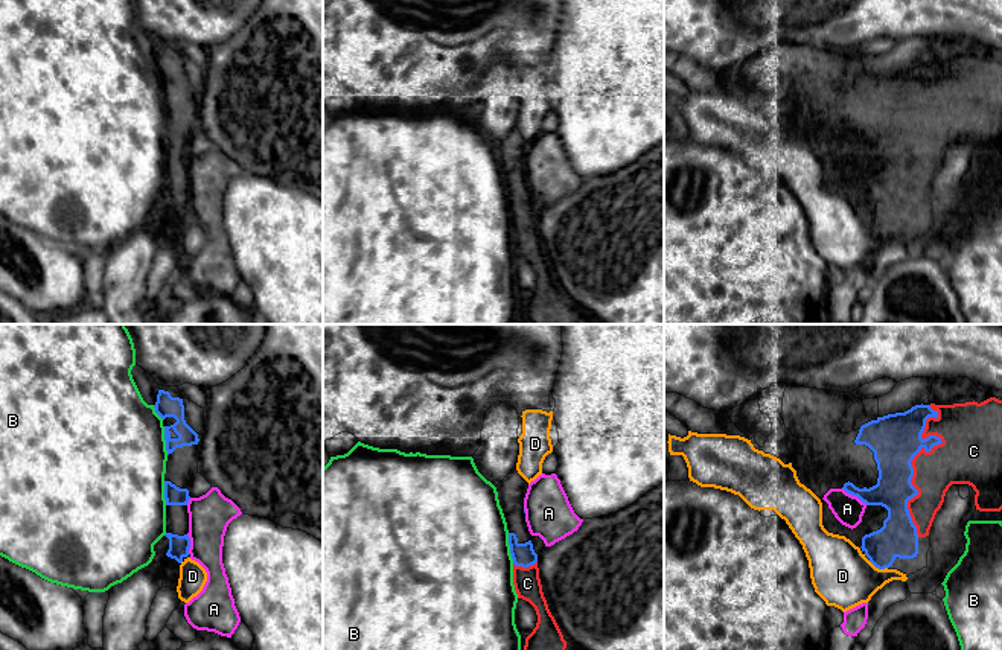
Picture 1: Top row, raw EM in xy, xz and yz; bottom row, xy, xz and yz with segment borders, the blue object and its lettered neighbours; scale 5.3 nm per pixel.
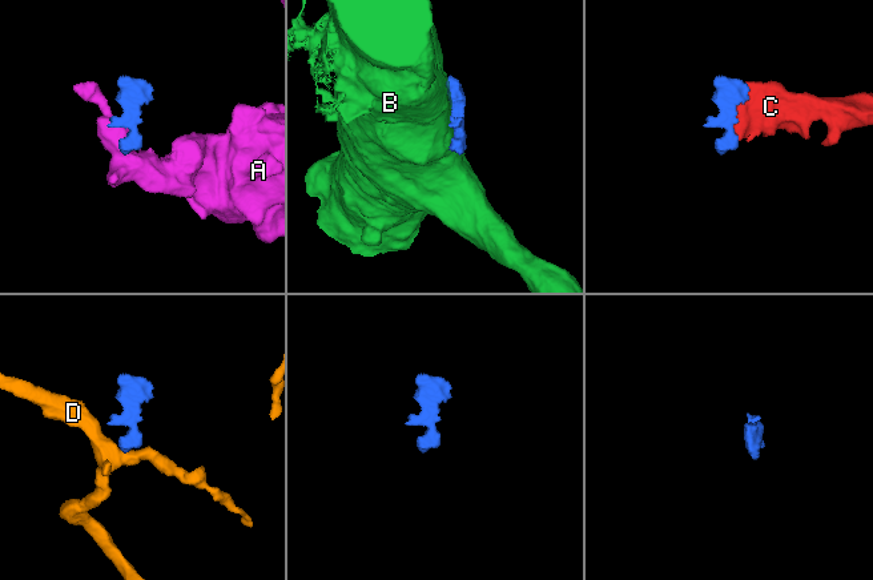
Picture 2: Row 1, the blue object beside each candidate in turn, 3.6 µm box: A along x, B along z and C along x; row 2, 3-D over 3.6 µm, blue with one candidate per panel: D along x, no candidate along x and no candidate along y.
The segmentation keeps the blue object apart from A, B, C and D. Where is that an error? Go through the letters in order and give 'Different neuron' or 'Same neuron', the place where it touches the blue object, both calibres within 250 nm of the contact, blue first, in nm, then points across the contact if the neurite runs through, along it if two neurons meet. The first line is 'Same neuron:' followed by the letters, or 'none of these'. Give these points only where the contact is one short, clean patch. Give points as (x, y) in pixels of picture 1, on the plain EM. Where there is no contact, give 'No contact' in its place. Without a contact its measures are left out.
Same neuron: C
A: Different neuron. Touches blue at yz (855, 154). Thickness 190 nm (blue) against 160 nm. Boundary: yz (842, 146), (867, 163)
B: Different neuron. Touches blue at xz (510, 207). Thickness 120 nm (blue) against 480 nm
C: Same neuron. Touches blue at yz (917, 111). Thickness 280 nm (blue) against 280 nm
D: Different neuron. Touches blue at yz (877, 226). Thickness 200 nm (blue) against 320 nm. Boundary: yz (868, 219), (879, 227), (887, 227)

